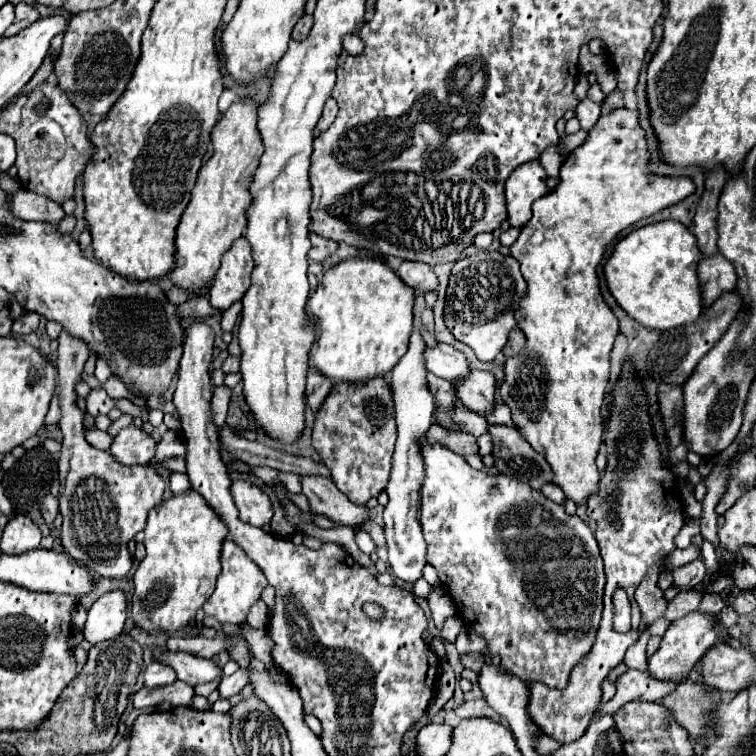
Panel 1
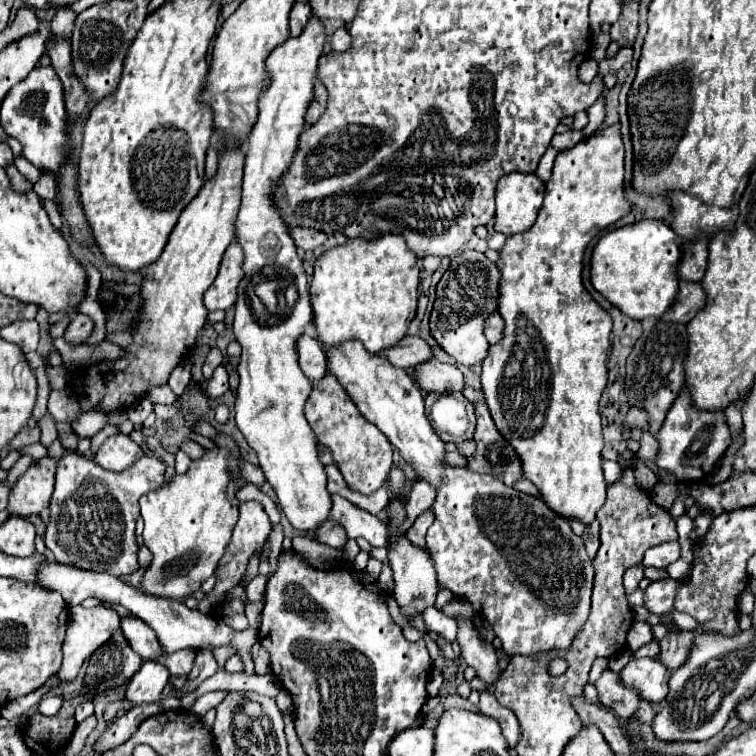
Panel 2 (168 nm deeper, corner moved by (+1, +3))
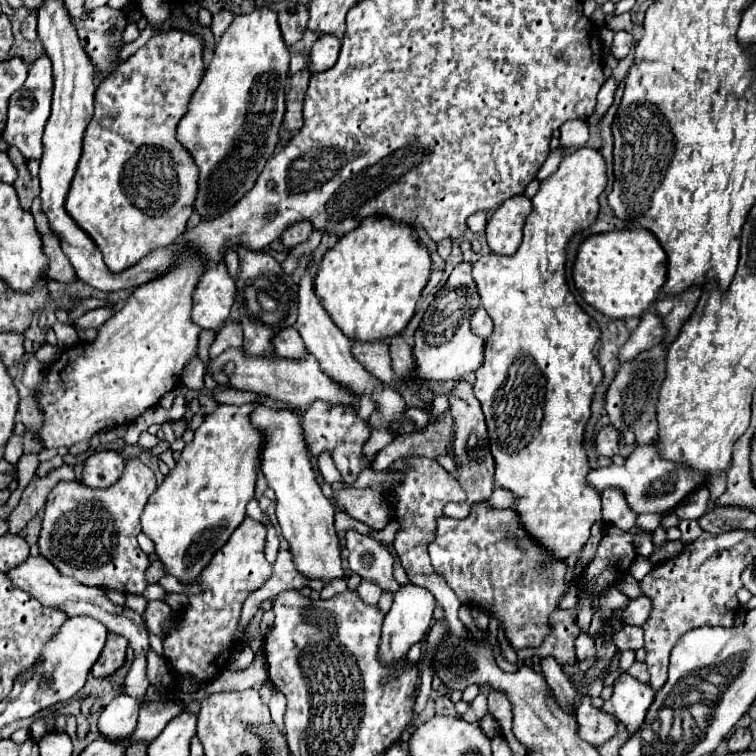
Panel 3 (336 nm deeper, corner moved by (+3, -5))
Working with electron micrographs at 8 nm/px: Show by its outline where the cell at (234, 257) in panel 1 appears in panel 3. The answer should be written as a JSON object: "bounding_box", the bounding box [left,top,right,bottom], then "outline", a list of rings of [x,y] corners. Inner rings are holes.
{"bounding_box":[191,263,235,329],"outline":[[[211,263],[207,267],[207,271],[203,273],[199,285],[197,285],[197,293],[193,293],[193,313],[191,313],[191,317],[203,329],[217,329],[229,317],[233,299],[235,299],[235,279],[229,275],[227,265],[225,263]]]}

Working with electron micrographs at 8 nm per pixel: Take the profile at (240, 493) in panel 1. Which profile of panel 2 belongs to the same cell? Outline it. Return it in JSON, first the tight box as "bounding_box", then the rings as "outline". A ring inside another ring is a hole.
{"bounding_box":[197,501,271,617],"outline":[[[257,501],[241,503],[241,507],[239,507],[239,521],[237,521],[237,525],[235,525],[235,529],[233,529],[231,543],[227,545],[225,553],[223,557],[221,557],[219,565],[217,565],[217,571],[215,571],[215,575],[217,575],[215,589],[209,591],[209,593],[205,595],[205,599],[197,601],[197,609],[199,609],[201,613],[205,613],[205,615],[209,615],[209,617],[215,615],[215,609],[225,601],[225,595],[227,595],[233,587],[237,587],[237,585],[241,583],[249,559],[251,559],[255,553],[261,553],[261,551],[263,551],[263,545],[265,545],[269,533],[271,533],[271,521],[269,521],[267,513],[263,511],[263,505],[257,503]]]}

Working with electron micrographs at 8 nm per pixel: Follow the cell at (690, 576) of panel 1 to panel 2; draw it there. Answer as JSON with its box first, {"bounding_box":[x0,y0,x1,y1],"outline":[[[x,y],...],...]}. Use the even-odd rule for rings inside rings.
{"bounding_box":[643,577,679,615],"outline":[[[669,577],[649,583],[649,587],[645,589],[645,603],[643,603],[645,609],[649,613],[655,613],[655,615],[671,613],[677,587],[679,587],[677,581],[669,579]]]}

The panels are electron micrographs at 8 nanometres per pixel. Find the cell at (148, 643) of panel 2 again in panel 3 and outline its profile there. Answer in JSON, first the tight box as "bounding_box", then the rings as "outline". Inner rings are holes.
{"bounding_box":[7,557,149,697],"outline":[[[29,557],[27,561],[23,561],[21,565],[17,565],[15,569],[11,569],[7,573],[7,579],[31,593],[31,597],[35,597],[41,605],[45,607],[53,607],[53,609],[61,609],[63,613],[67,613],[69,617],[75,617],[75,615],[87,615],[87,617],[93,617],[97,621],[101,621],[111,633],[117,633],[121,637],[125,637],[129,641],[129,645],[133,647],[135,651],[135,661],[133,661],[133,667],[127,675],[127,681],[125,681],[125,693],[127,695],[133,695],[133,697],[141,697],[141,693],[145,693],[145,689],[149,687],[149,681],[145,681],[145,669],[143,669],[143,663],[145,663],[145,655],[149,651],[149,635],[147,635],[147,629],[141,621],[141,615],[127,609],[127,607],[117,607],[113,603],[109,603],[109,599],[105,597],[105,593],[97,587],[85,587],[69,577],[61,577],[57,573],[57,569],[45,559],[45,557]]]}

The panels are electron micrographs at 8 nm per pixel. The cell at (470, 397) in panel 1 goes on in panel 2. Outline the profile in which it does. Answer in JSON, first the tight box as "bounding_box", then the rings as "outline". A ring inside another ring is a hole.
{"bounding_box":[413,359,463,395],"outline":[[[431,359],[423,361],[423,365],[417,365],[413,369],[415,369],[415,383],[421,387],[421,391],[451,395],[463,389],[463,373],[455,365]]]}

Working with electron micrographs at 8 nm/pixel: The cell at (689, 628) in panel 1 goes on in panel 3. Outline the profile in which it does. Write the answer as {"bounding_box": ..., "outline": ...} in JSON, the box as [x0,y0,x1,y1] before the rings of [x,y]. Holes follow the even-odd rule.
{"bounding_box":[603,673,655,733],"outline":[[[623,673],[613,681],[613,695],[603,703],[603,709],[615,715],[617,721],[621,721],[631,733],[635,733],[645,721],[653,697],[655,691],[649,683],[641,683],[629,673]]]}

